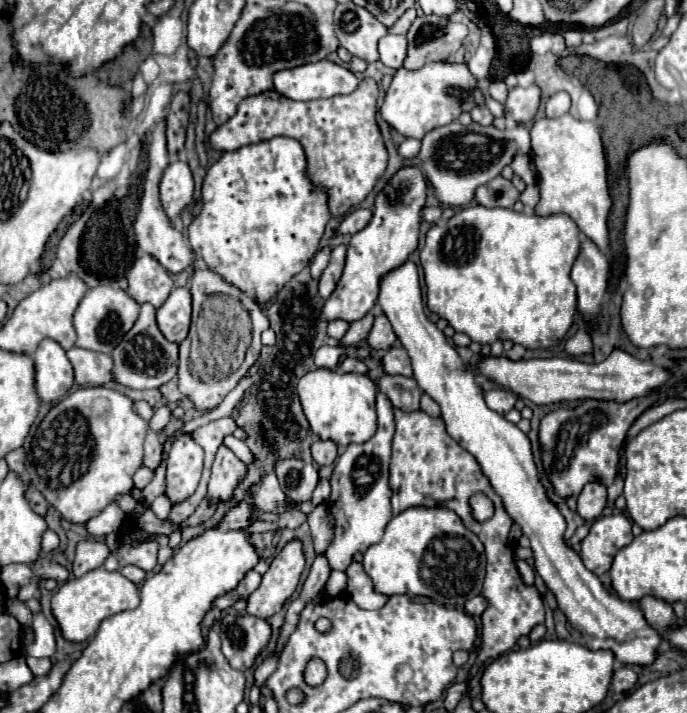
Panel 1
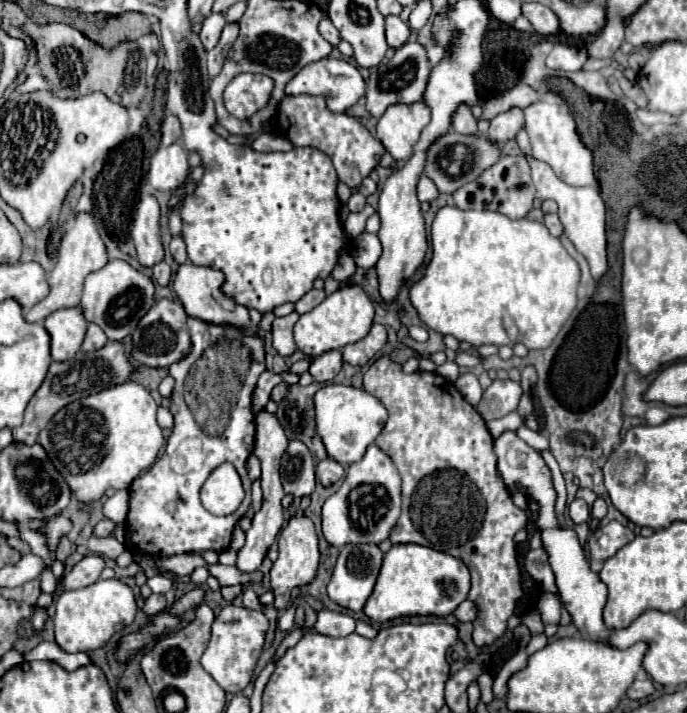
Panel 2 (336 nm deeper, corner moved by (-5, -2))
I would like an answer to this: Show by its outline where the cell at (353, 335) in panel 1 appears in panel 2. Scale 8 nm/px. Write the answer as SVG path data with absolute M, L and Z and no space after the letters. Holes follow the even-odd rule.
M329 350L313 360L309 372L317 382L329 382L335 374L341 372L341 366L343 366L341 350Z

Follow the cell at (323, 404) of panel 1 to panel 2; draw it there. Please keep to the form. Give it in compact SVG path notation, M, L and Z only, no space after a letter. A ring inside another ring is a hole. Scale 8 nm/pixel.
M325 384L315 392L315 420L317 420L317 434L321 436L327 454L341 462L343 466L349 466L363 458L369 444L375 442L379 432L383 430L387 422L387 410L381 406L377 398L373 398L369 392L355 388L355 386L343 386L343 384Z

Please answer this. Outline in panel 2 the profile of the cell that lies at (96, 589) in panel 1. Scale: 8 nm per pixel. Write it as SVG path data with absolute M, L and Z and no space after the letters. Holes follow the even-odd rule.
M113 578L113 580L97 580L91 586L65 590L55 602L55 642L65 652L89 652L101 648L119 628L133 622L137 604L131 586Z

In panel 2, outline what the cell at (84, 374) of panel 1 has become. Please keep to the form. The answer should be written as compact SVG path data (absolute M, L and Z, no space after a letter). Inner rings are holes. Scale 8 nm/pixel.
M89 324L81 350L93 352L93 350L99 350L101 346L105 346L105 344L107 344L107 336L103 334L103 330L101 330L97 324Z

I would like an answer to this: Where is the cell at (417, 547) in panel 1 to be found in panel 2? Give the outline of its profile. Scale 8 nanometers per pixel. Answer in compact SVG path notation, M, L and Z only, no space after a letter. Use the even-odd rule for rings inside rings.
M395 544L383 556L375 590L363 610L375 622L387 622L397 616L413 614L447 616L463 600L467 600L469 586L469 568L459 558L421 544Z

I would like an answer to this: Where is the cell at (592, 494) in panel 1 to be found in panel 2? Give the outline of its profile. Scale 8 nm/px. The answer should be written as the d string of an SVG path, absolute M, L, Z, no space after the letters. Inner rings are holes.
M575 498L575 500L571 502L571 506L569 506L569 516L571 516L573 524L583 524L583 522L589 520L591 508L589 508L589 504L587 504L585 500Z

